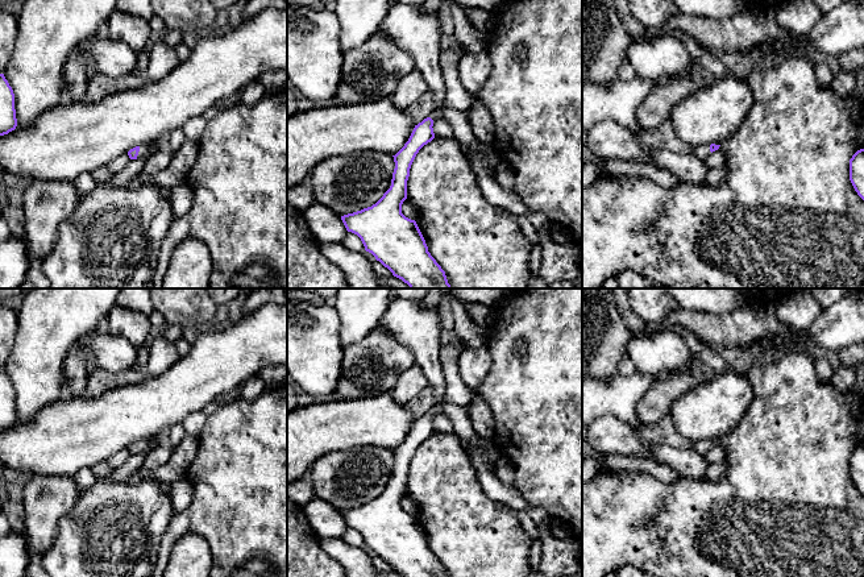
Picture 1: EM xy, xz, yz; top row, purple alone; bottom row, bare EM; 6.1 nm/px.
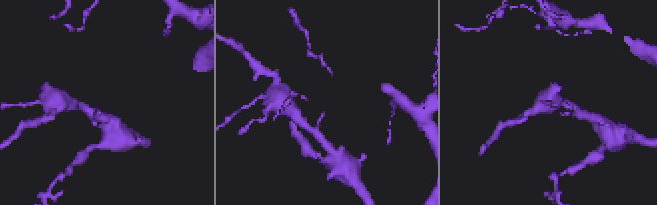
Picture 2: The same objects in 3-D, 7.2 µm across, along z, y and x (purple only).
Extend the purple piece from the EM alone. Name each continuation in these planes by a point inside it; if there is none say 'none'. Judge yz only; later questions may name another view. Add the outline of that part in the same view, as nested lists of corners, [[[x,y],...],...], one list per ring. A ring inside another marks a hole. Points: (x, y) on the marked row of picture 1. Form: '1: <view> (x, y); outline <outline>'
1: yz (702, 152); outline [[[697,145],[697,146],[690,148],[690,150],[691,150],[693,155],[695,155],[701,159],[705,159],[705,161],[711,154],[710,145]]]

